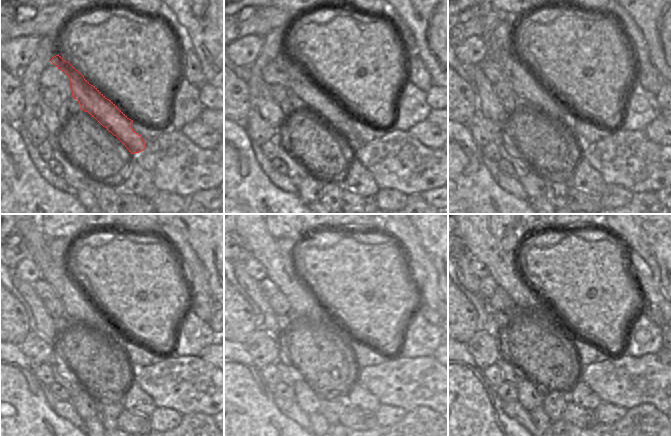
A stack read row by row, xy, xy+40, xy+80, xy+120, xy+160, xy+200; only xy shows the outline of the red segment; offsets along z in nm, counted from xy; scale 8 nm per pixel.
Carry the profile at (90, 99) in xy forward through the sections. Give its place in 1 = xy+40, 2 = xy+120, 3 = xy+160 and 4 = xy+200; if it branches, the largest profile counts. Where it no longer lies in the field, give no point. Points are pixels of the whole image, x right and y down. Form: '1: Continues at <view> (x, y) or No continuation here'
1: Continues at xy+40 (298, 82)
2: Continues at xy+120 (79, 307)
3: Continues at xy+160 (279, 266)
4: Continues at xy+200 (481, 245)

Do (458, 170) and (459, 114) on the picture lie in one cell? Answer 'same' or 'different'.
different

